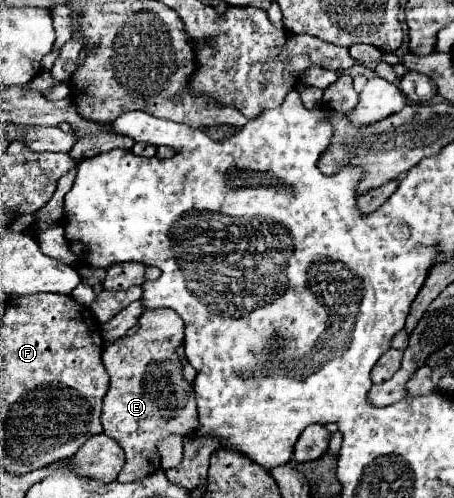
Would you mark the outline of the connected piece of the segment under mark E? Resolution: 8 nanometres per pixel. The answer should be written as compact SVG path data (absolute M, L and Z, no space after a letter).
M168 308L148 310L140 316L140 328L132 336L124 336L114 344L104 346L102 362L106 372L110 374L110 388L104 396L102 406L102 428L104 434L114 438L126 452L126 464L118 474L118 482L136 482L144 476L154 474L160 468L160 456L156 454L156 442L170 434L192 434L198 426L196 402L192 394L192 386L182 378L182 364L178 360L176 348L184 342L184 320Z

